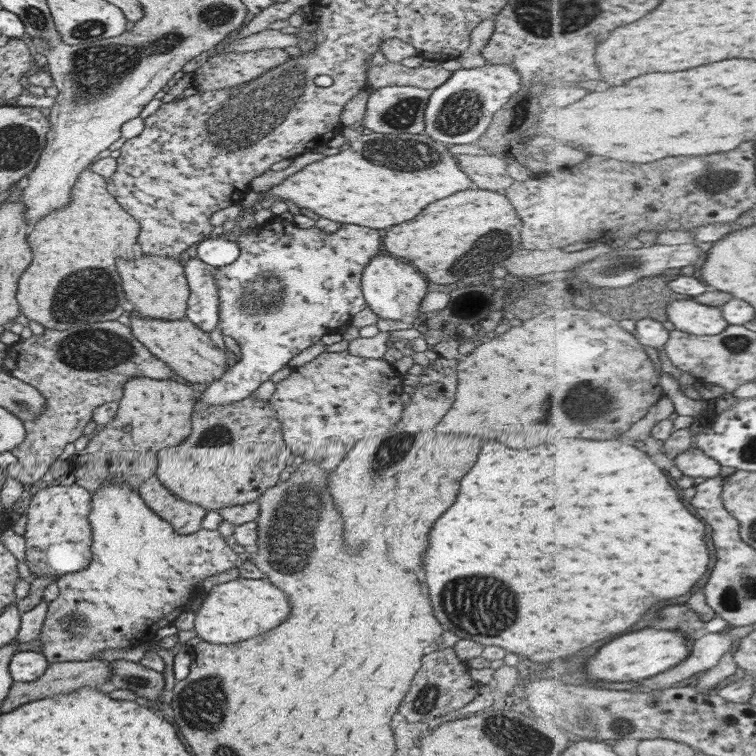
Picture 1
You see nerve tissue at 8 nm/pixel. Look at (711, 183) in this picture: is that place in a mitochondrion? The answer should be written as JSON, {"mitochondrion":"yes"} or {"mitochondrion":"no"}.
{"mitochondrion":"yes"}

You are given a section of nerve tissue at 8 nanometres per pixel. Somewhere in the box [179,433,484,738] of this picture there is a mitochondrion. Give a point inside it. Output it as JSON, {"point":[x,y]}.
{"point":[287,546]}

